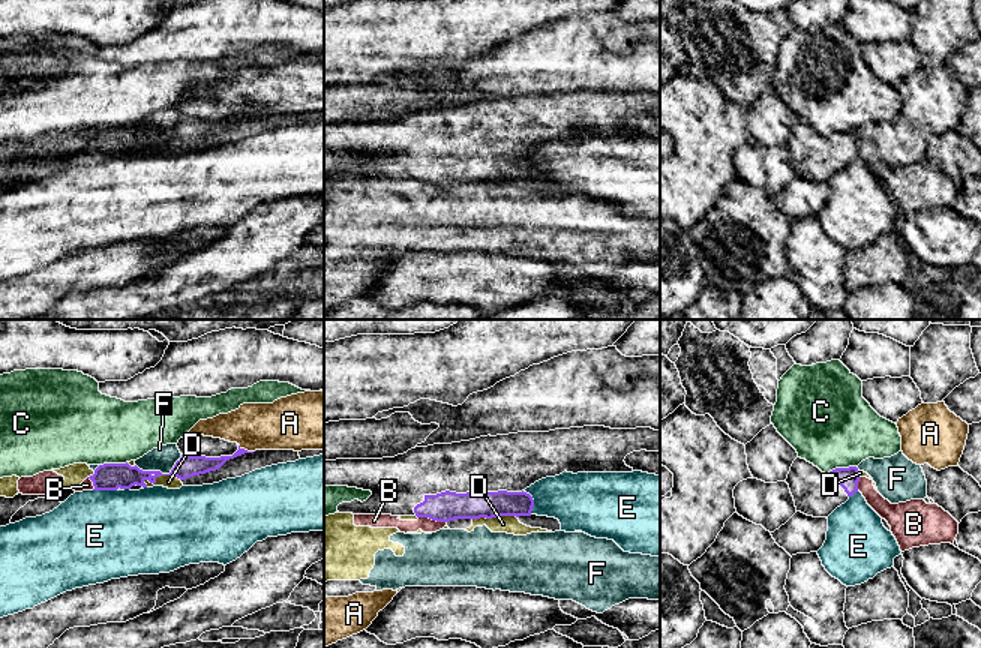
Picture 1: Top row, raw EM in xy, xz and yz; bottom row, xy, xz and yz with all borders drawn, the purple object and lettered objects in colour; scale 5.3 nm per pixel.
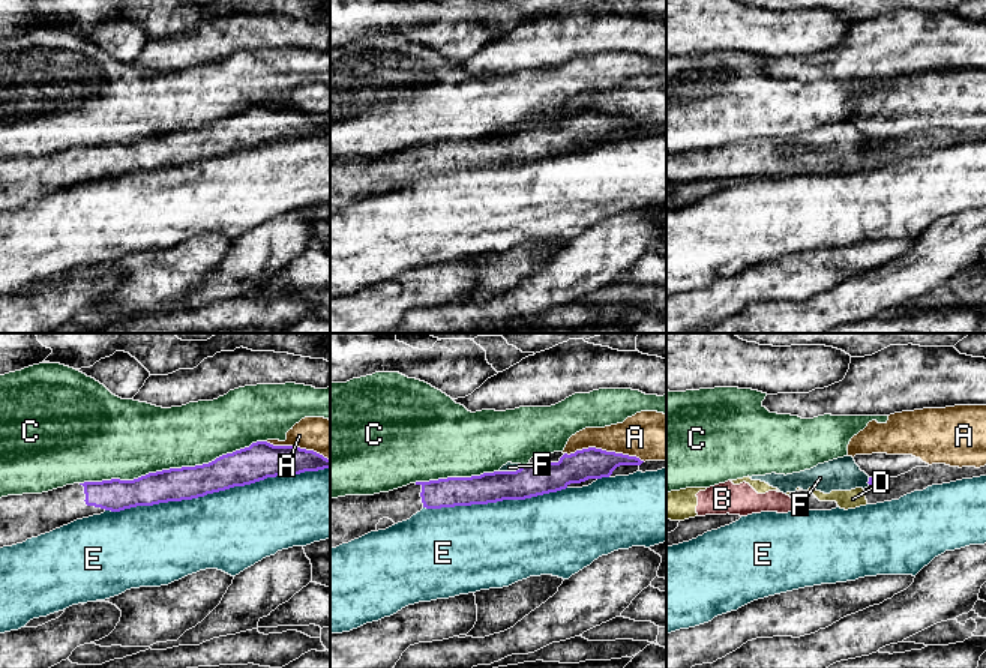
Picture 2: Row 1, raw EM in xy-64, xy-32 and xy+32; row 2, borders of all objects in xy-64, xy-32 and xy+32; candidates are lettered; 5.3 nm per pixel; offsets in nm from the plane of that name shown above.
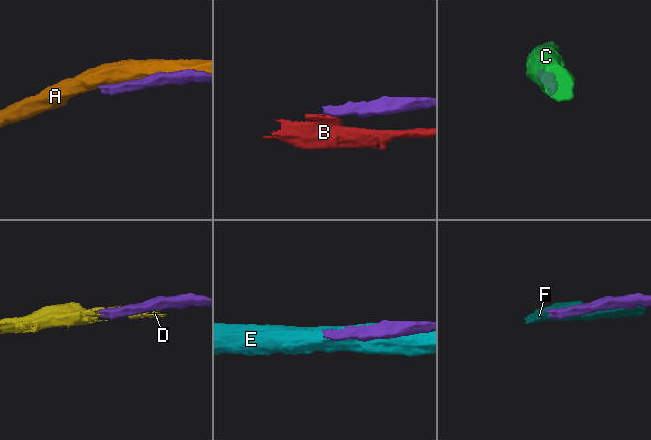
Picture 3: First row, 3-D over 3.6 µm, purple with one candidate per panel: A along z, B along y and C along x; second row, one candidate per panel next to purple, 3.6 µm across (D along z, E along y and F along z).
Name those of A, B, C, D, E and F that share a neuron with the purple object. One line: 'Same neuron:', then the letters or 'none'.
Same neuron: none

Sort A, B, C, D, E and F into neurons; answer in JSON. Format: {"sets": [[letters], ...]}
{"sets": [["A"], ["B"], ["C"], ["D", "F"], ["E"]]}

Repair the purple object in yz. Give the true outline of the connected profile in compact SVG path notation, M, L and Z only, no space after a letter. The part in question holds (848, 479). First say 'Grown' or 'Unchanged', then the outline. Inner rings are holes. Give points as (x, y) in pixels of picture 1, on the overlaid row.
Grown. M796 458L786 483L796 512L813 518L828 518L837 507L858 492L858 468L836 468L828 474L806 459Z

